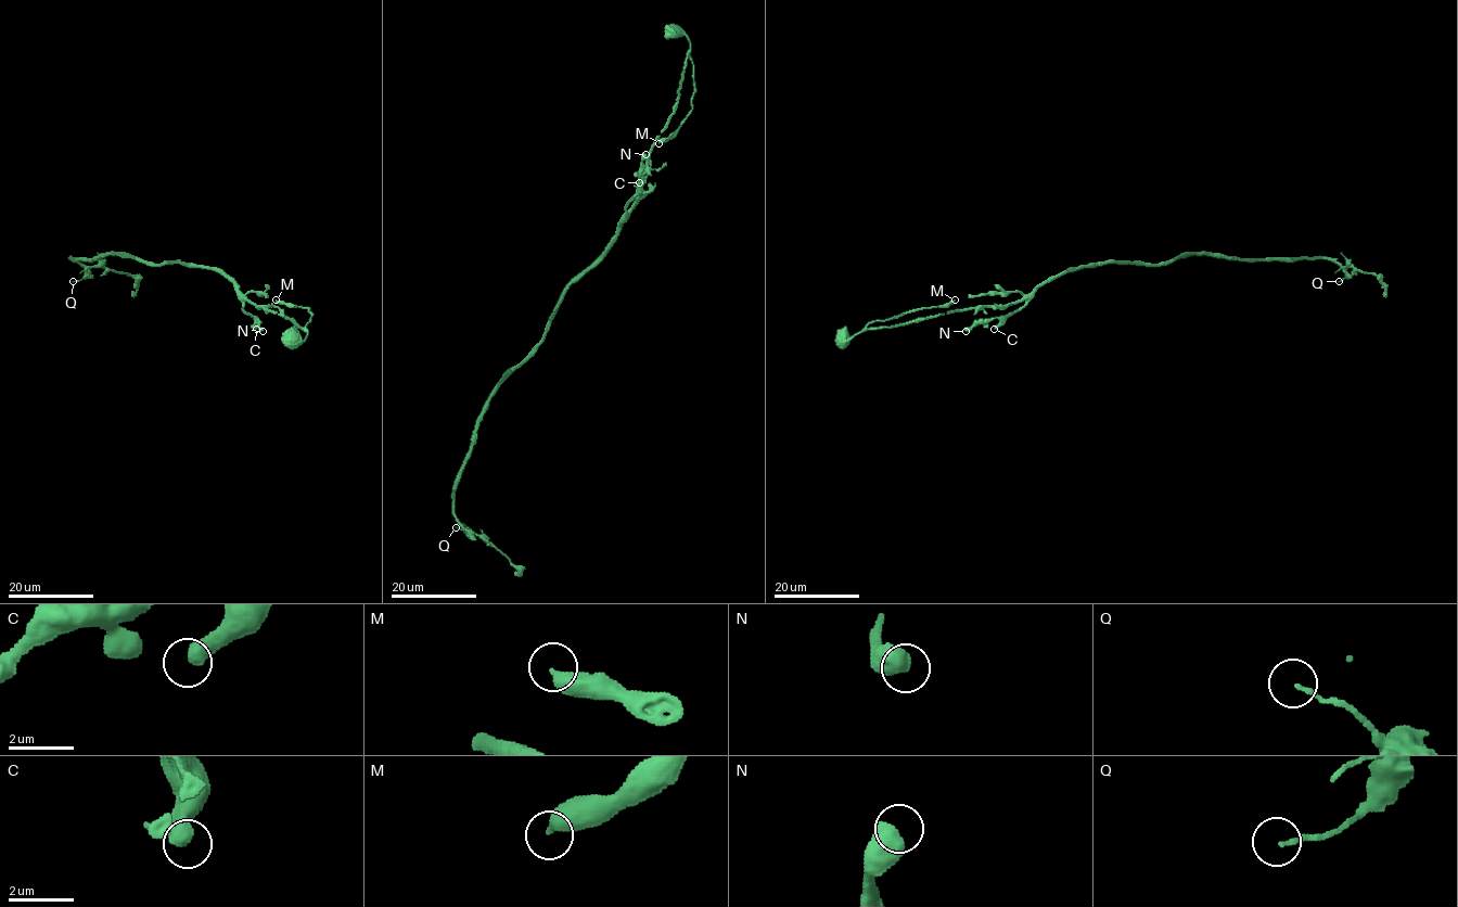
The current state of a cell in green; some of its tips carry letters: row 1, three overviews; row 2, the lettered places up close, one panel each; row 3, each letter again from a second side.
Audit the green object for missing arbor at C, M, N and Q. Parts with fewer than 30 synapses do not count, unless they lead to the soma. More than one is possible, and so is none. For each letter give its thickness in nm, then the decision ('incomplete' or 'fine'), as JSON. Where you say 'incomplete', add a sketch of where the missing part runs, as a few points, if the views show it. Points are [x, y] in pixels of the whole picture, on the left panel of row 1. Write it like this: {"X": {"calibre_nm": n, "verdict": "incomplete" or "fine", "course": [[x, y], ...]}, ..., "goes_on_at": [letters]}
{"C": {"calibre_nm": 360, "verdict": "fine"}, "M": {"calibre_nm": 460, "verdict": "fine"}, "N": {"calibre_nm": 650, "verdict": "fine"}, "Q": {"calibre_nm": 110, "verdict": "fine"}, "goes_on_at": []}

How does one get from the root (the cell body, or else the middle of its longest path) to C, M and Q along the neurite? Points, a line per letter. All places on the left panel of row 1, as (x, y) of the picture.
C: (292, 337), (304, 341), (307, 333), (292, 319), (244, 299), (243, 309), (253, 318), (256, 329)
M: (292, 337), (306, 339), (306, 326), (311, 318), (309, 309), (286, 306), (276, 299)
Q: (292, 337), (304, 341), (307, 333), (210, 268), (145, 264), (123, 254), (72, 257), (86, 269), (73, 281)

